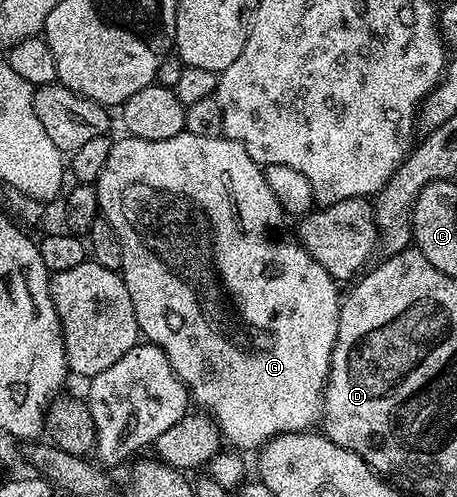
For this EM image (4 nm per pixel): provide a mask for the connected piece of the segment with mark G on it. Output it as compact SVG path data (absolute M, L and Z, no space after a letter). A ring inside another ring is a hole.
M179 132L174 138L147 140L137 136L125 135L124 140L117 139L110 150L110 158L94 185L98 194L98 206L103 219L114 226L122 242L122 275L126 290L130 290L130 302L134 302L134 318L138 318L143 339L149 344L156 344L168 355L176 377L188 388L188 395L197 409L203 410L216 421L221 437L228 440L233 449L259 450L268 441L282 434L307 432L321 423L324 411L324 388L328 384L330 362L334 342L338 338L338 320L342 292L339 292L337 281L333 280L318 261L312 257L295 235L284 229L286 214L274 198L274 190L266 186L264 168L246 154L238 142L227 136L198 138L198 134Z

